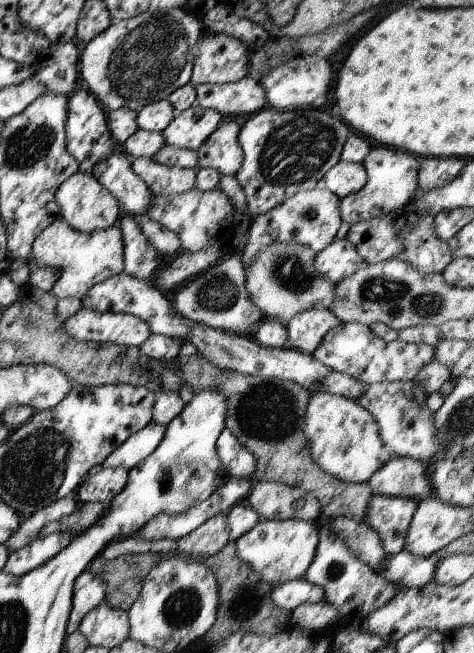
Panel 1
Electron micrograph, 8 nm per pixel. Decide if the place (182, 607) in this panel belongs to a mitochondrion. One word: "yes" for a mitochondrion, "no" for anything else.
yes

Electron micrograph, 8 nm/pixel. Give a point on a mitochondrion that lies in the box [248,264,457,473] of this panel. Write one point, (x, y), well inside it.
(393, 293)

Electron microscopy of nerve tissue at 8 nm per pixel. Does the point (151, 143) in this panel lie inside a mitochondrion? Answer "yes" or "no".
no

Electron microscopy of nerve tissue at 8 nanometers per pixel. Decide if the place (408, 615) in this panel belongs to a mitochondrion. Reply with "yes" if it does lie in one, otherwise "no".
yes

